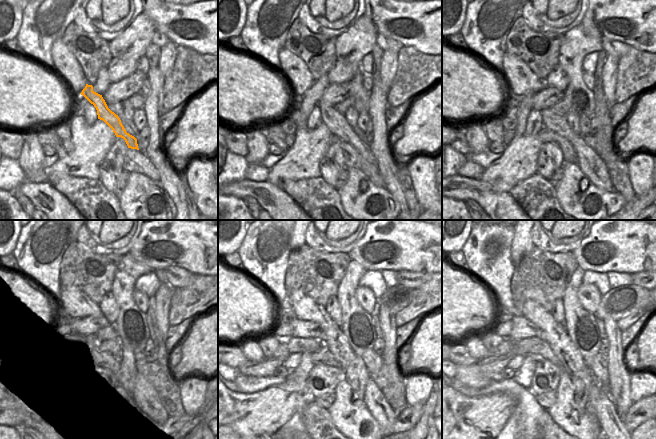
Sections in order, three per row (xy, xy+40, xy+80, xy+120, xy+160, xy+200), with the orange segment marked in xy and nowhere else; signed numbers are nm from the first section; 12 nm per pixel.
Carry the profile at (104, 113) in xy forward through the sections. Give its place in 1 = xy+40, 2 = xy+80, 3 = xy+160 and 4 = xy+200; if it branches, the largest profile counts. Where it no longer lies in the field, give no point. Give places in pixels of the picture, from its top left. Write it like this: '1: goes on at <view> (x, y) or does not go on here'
1: goes on at xy+40 (335, 121)
2: goes on at xy+80 (589, 162)
3: goes on at xy+160 (379, 407)
4: goes on at xy+200 (609, 420)

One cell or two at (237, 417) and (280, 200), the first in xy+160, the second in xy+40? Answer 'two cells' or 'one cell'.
two cells

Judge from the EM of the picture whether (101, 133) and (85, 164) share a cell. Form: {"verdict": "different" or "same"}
{"verdict": "same"}

